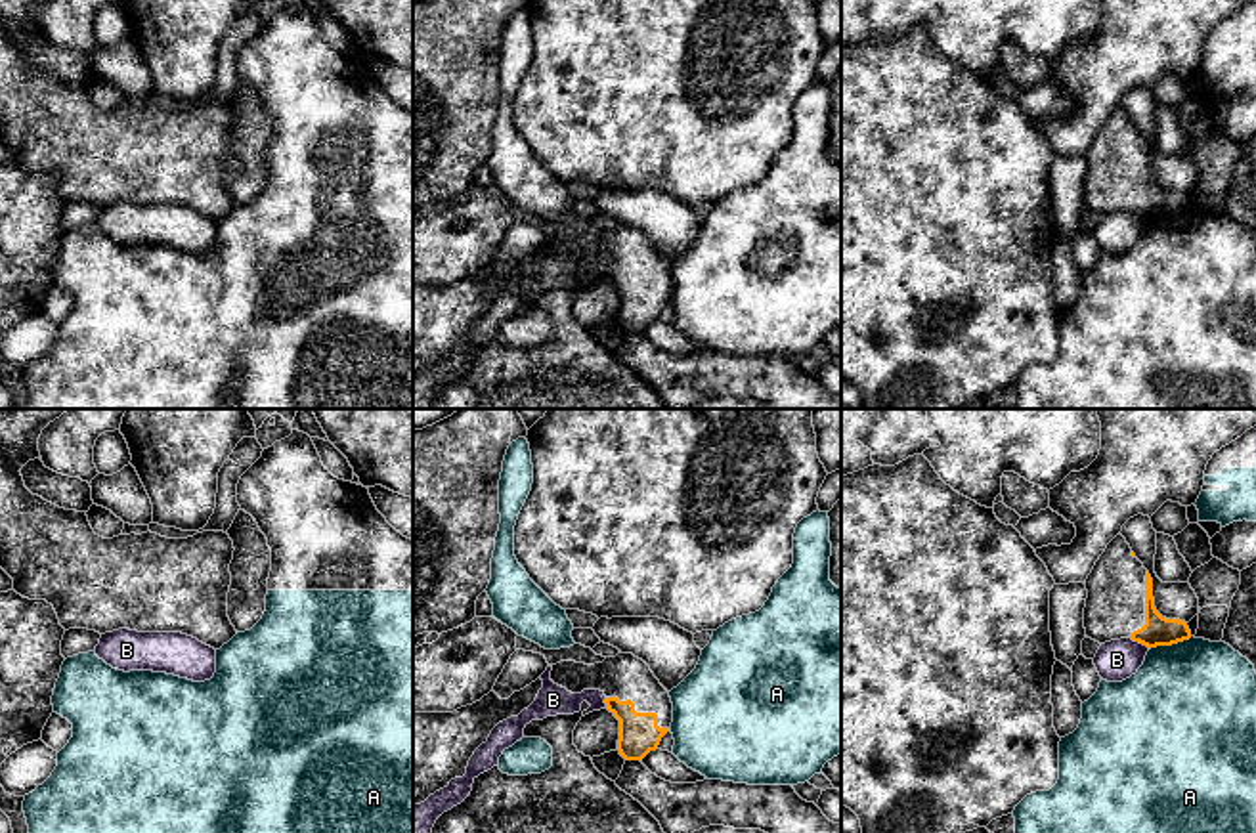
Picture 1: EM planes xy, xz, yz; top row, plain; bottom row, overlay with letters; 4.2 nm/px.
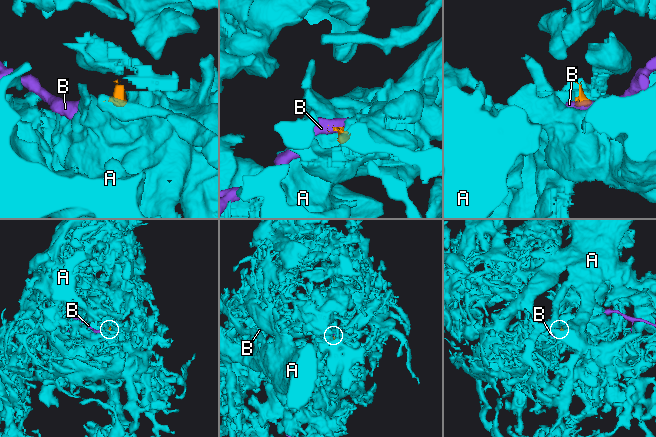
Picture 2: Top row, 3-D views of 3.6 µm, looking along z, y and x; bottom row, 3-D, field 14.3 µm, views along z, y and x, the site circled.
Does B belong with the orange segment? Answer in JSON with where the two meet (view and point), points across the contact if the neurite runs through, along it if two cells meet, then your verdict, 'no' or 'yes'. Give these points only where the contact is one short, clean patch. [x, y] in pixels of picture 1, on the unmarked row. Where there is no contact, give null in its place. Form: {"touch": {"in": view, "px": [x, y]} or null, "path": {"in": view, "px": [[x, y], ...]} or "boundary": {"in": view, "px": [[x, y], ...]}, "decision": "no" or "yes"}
{"touch": {"in": "yz", "px": [1140, 214]}, "boundary": {"in": "yz", "px": [[1130, 209], [1149, 220]]}, "decision": "no"}

